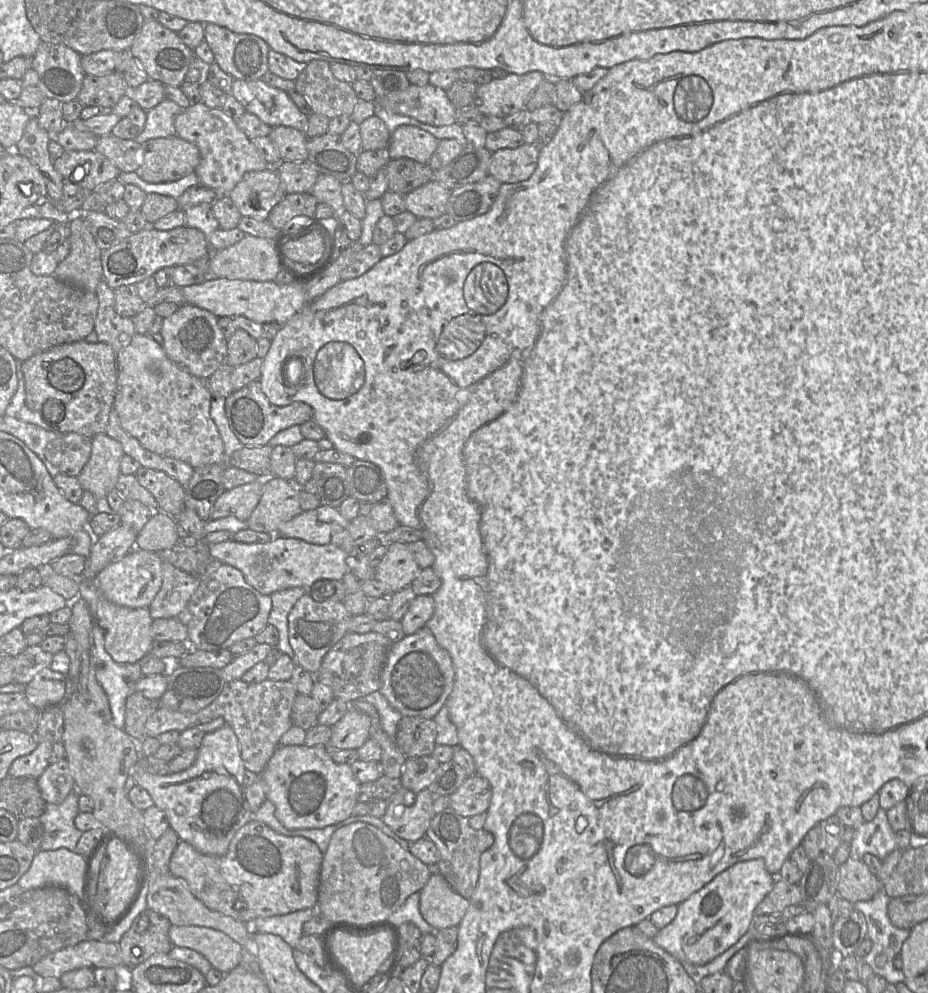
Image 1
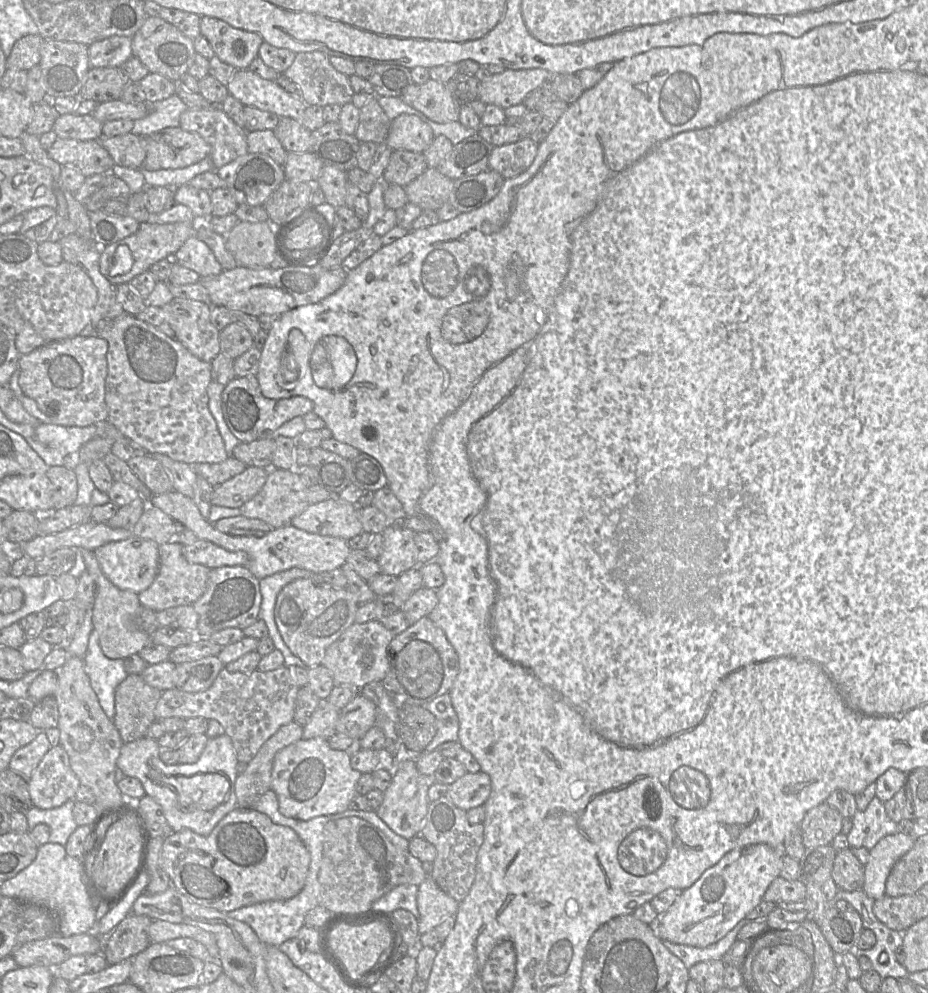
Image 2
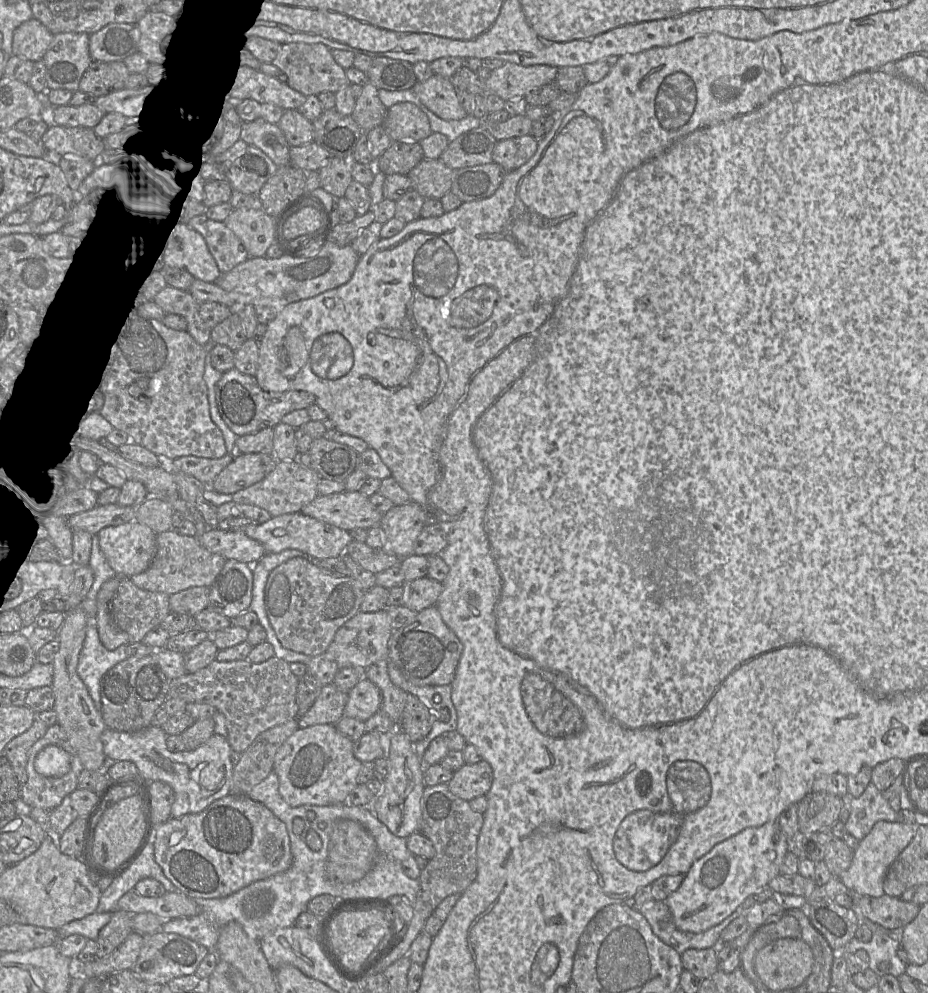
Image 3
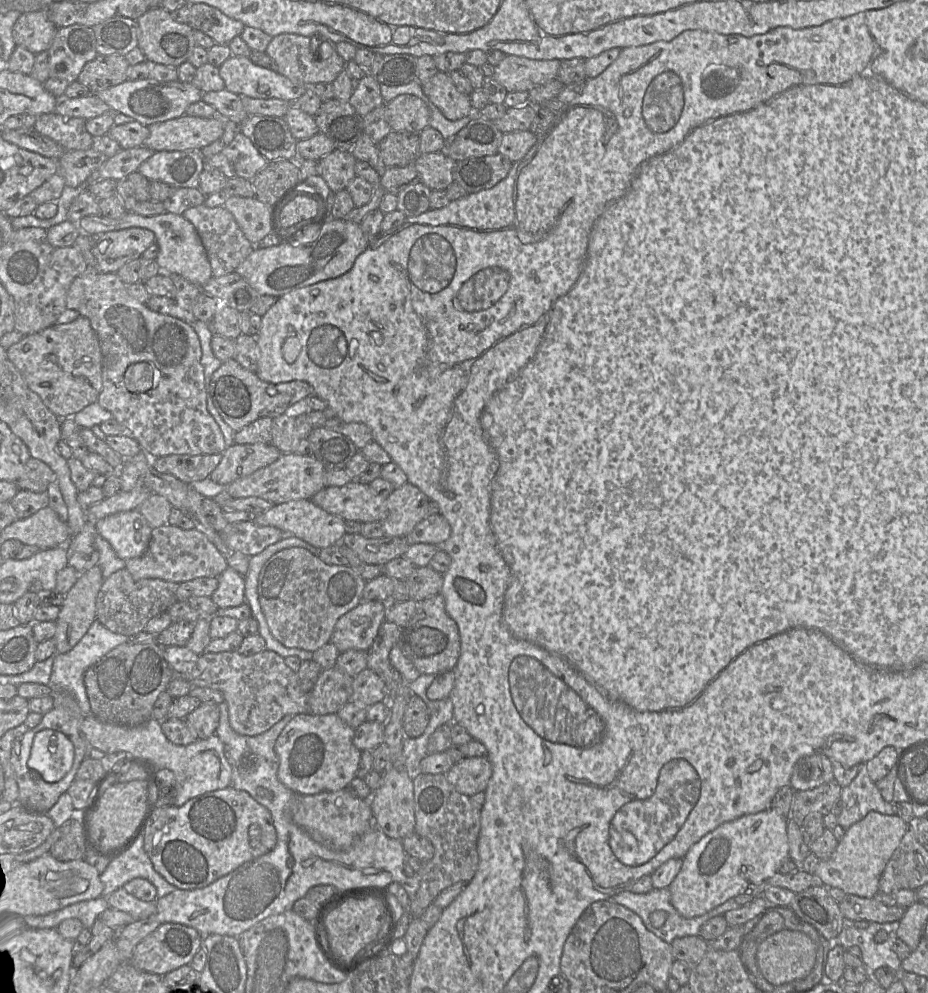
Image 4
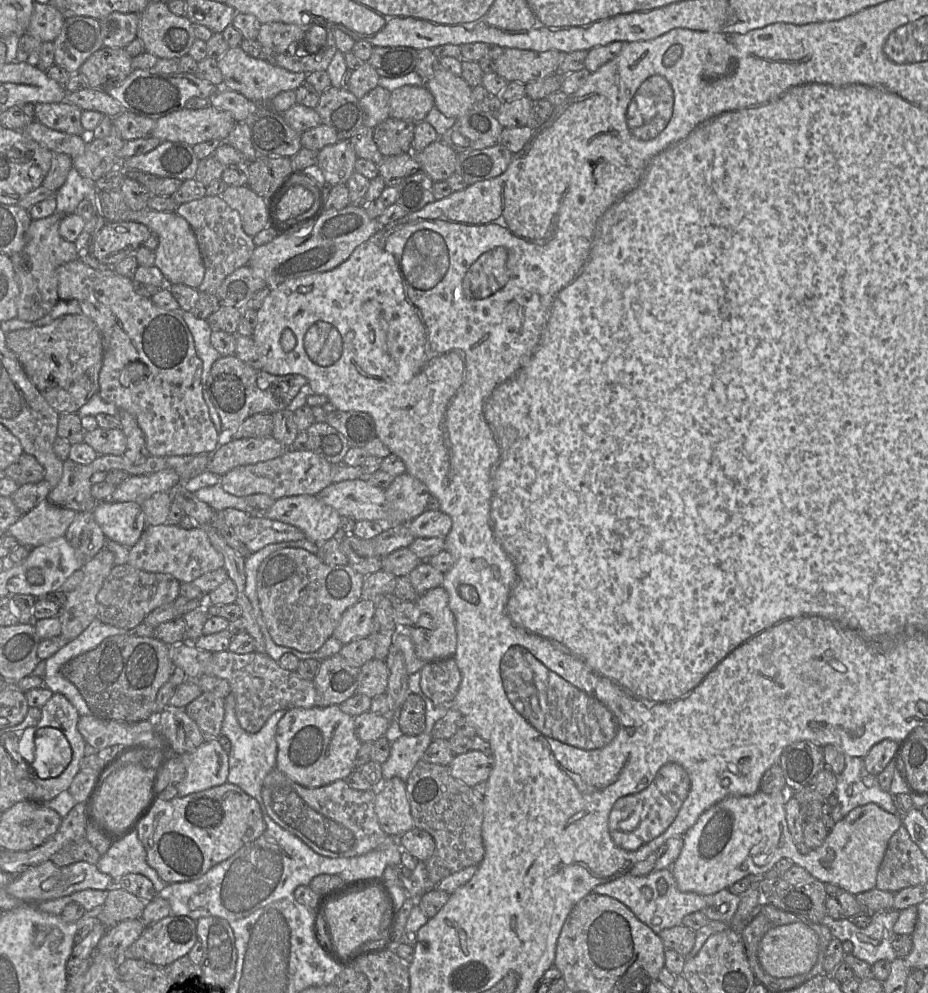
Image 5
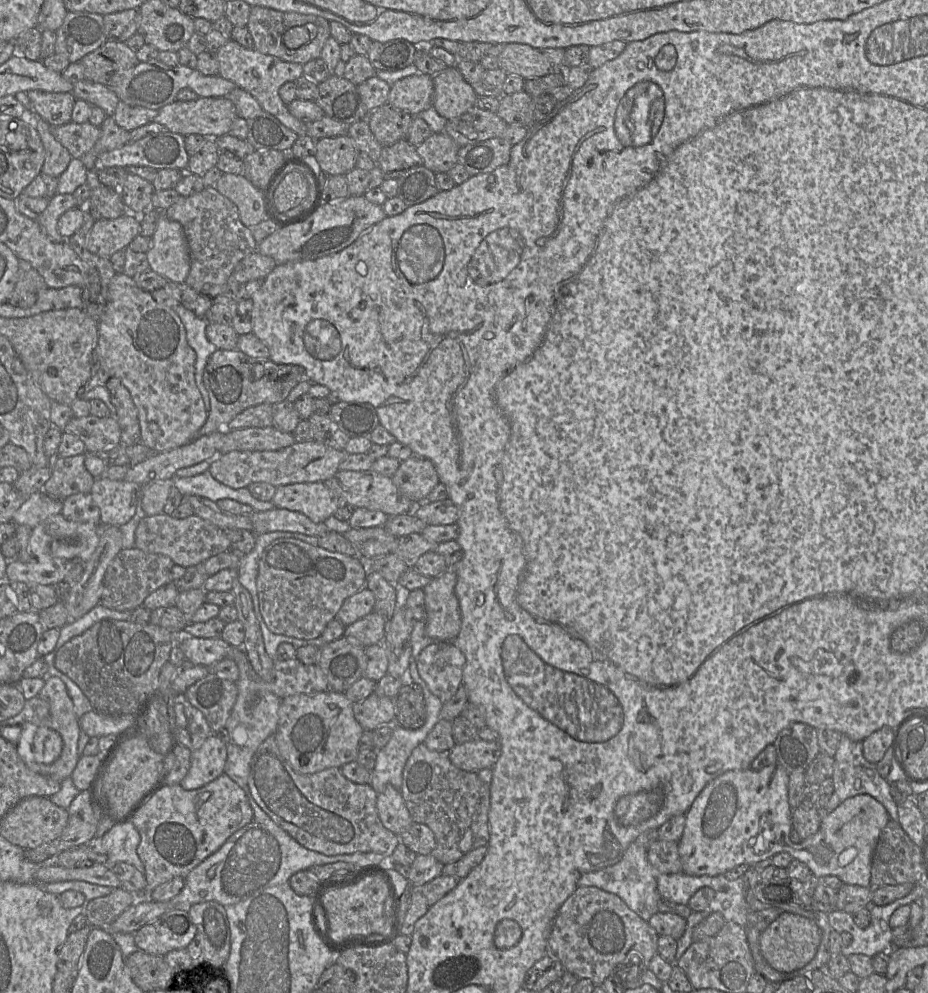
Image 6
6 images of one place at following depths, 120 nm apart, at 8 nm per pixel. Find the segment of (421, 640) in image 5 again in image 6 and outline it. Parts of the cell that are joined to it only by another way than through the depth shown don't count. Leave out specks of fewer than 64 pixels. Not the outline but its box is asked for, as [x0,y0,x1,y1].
[423,568,461,642]

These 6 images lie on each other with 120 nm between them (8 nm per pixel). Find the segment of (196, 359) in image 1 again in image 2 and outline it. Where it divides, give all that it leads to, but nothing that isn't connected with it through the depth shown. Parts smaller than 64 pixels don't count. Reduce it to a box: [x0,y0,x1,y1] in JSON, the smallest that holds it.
[161,298,220,363]

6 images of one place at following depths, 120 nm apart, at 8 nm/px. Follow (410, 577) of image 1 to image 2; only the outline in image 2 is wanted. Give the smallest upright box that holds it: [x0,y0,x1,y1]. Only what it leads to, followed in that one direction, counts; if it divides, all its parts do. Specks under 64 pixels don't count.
[377,523,418,577]

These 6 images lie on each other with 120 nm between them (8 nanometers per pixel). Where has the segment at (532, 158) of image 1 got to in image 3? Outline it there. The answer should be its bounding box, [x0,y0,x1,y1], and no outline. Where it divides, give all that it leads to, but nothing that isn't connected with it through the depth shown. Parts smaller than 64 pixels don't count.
[492,135,539,172]

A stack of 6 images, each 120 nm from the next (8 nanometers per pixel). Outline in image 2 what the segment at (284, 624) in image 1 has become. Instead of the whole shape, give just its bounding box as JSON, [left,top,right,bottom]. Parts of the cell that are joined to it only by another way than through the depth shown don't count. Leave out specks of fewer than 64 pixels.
[259,568,313,667]

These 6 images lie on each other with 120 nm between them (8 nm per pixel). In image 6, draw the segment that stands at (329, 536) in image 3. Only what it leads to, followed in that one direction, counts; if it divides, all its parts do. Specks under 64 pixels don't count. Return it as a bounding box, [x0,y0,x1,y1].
[271,482,342,523]

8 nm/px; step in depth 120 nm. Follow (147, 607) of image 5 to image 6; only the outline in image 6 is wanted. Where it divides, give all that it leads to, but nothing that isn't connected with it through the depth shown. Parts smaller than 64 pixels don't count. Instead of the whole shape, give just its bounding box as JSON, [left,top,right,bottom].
[100,547,173,611]

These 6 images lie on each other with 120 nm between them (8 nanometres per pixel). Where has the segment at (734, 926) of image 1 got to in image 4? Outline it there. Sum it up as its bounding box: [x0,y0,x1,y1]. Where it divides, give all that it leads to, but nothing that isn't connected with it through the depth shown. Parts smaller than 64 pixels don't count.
[669,808,789,918]

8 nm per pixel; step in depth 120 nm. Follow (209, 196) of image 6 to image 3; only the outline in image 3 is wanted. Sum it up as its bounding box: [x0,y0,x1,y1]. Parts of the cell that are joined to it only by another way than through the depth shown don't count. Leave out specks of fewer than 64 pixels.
[189,213,249,274]

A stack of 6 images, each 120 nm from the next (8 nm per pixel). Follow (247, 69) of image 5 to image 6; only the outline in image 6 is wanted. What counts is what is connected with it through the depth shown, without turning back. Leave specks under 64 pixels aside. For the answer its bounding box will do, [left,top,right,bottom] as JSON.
[216,39,307,136]

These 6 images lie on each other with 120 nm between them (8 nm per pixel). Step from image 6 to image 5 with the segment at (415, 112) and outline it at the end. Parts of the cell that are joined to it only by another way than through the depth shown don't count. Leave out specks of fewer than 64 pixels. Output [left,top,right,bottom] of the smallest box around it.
[389,85,434,122]

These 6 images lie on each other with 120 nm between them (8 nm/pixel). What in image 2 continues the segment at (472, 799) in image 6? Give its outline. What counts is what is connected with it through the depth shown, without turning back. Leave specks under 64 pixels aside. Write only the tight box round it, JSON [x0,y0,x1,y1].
[420,795,484,902]

